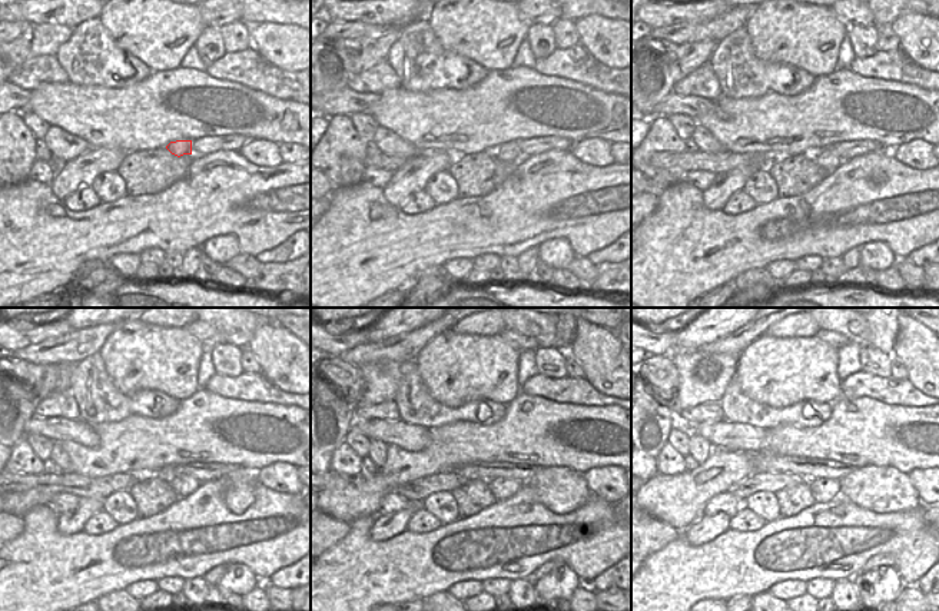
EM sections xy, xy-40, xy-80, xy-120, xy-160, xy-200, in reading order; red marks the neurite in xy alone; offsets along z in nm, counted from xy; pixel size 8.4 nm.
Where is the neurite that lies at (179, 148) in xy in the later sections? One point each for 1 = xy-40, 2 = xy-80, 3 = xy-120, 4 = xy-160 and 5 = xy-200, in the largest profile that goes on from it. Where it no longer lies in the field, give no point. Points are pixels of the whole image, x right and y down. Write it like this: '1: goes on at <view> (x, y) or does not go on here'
1: goes on at xy-40 (508, 152)
2: goes on at xy-80 (828, 159)
3: goes on at xy-120 (183, 485)
4: goes on at xy-160 (503, 488)
5: goes on at xy-200 (823, 490)

